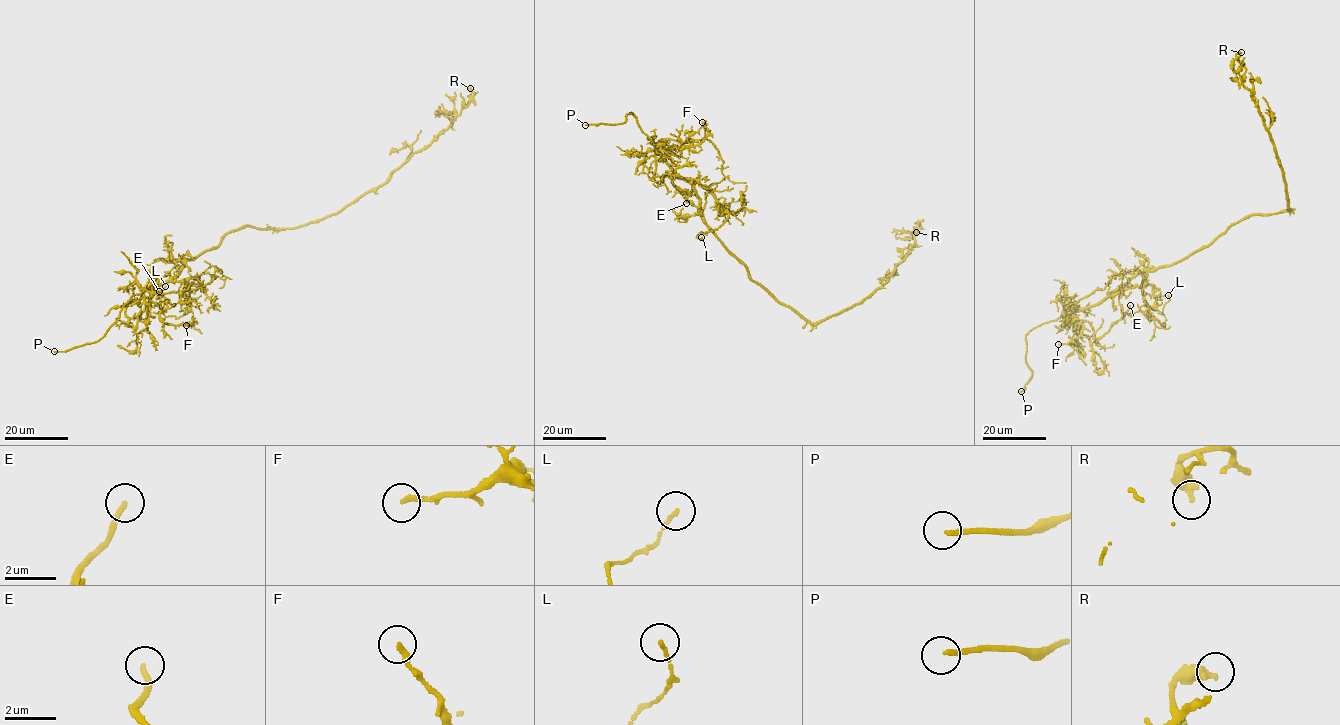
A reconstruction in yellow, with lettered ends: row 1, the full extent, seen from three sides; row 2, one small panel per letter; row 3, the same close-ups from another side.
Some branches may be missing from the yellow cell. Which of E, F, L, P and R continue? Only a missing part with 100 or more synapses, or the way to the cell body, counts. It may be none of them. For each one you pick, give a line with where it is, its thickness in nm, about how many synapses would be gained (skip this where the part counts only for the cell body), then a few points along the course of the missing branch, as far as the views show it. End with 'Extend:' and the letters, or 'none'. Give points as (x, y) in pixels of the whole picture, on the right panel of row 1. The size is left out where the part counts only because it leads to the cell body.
P: at (1021, 391); 190 nm thick; missing branch runs (1021, 391), (1021, 402), (1016, 403), (1018, 402), (1019, 411)
Extend: P

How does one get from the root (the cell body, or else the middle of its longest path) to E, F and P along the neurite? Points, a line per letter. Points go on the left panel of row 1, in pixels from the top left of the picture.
E: (227, 233), (217, 246), (183, 260), (175, 277), (134, 298), (125, 315), (138, 318), (157, 306), (159, 291)
F: (227, 233), (217, 246), (183, 260), (175, 277), (143, 292), (160, 306), (160, 320), (190, 324), (186, 325)
P: (227, 233), (217, 246), (183, 260), (175, 277), (132, 296), (101, 338), (54, 351)

